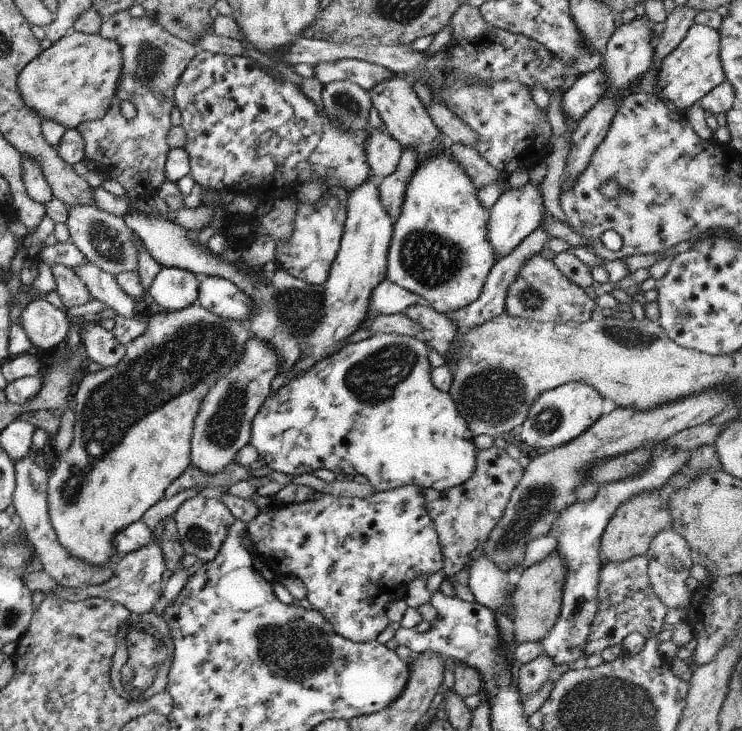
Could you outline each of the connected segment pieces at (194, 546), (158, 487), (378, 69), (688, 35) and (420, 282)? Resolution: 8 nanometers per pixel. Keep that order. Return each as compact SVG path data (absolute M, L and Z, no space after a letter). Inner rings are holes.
M199 495L185 500L172 517L178 534L178 542L184 554L193 555L202 563L213 560L217 555L221 542L227 536L227 528L233 524L234 520L231 512L219 499L203 498Z
M191 304L187 308L173 312L155 312L152 316L144 319L147 323L147 328L140 336L133 338L131 342L125 345L125 354L123 358L109 368L100 368L97 372L89 372L79 386L73 399L78 402L75 404L74 415L75 423L73 424L73 440L66 451L59 455L55 455L52 463L52 468L48 470L48 478L46 480L46 504L48 520L51 528L55 534L55 538L61 548L65 552L69 552L71 558L81 560L85 564L89 564L91 568L97 566L111 565L110 558L115 552L113 548L113 538L117 532L121 532L125 526L133 522L140 521L143 513L151 508L155 503L163 497L165 488L185 471L185 468L190 464L190 439L193 431L193 422L197 412L199 412L199 404L209 391L209 388L215 384L217 378L221 378L225 372L229 372L232 364L235 364L241 354L243 354L243 344L249 340L251 333L247 325L235 320L227 320L227 318L220 318L211 312L205 310L197 304Z
M341 59L334 62L321 62L314 67L314 78L321 85L334 81L347 80L368 92L375 84L391 80L395 76L387 68L358 59Z
M691 24L677 48L662 59L655 84L661 98L671 102L677 110L685 111L724 82L726 79L719 60L719 44L719 34L713 26Z
M445 148L416 166L405 186L398 218L393 221L387 250L386 280L422 297L433 310L443 315L468 306L480 296L485 278L497 260L486 236L488 210L479 204L476 192L469 176L465 176L463 168L459 168Z

